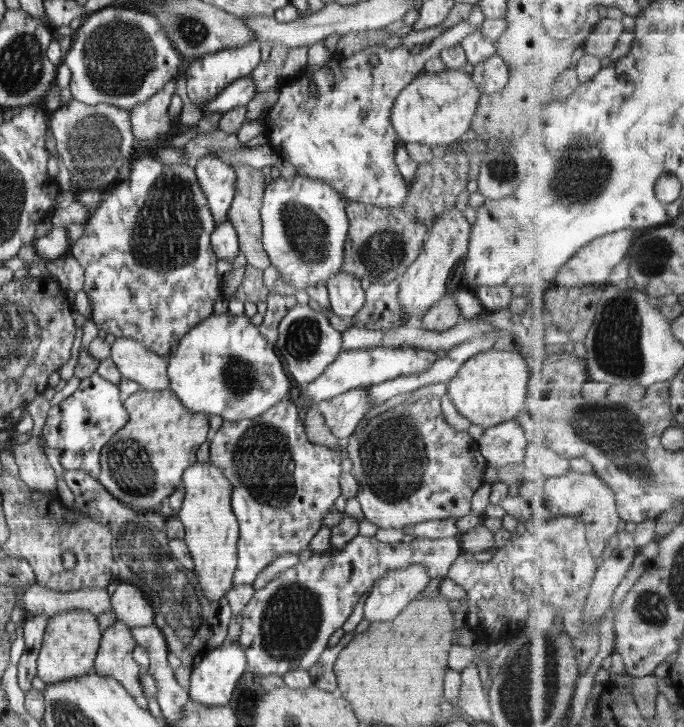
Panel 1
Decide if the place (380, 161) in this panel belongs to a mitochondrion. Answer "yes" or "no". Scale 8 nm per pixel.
no

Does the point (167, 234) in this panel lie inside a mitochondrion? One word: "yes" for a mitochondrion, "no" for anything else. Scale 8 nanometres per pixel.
yes

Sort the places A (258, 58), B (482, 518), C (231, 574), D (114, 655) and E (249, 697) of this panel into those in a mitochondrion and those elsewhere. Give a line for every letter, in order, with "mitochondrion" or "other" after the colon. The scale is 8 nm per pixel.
A: other
B: other
C: other
D: other
E: other

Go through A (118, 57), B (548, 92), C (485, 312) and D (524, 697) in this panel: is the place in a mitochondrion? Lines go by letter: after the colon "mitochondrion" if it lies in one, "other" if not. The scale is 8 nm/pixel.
A: mitochondrion
B: other
C: other
D: mitochondrion

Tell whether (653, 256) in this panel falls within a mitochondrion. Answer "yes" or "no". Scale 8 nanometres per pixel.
yes

